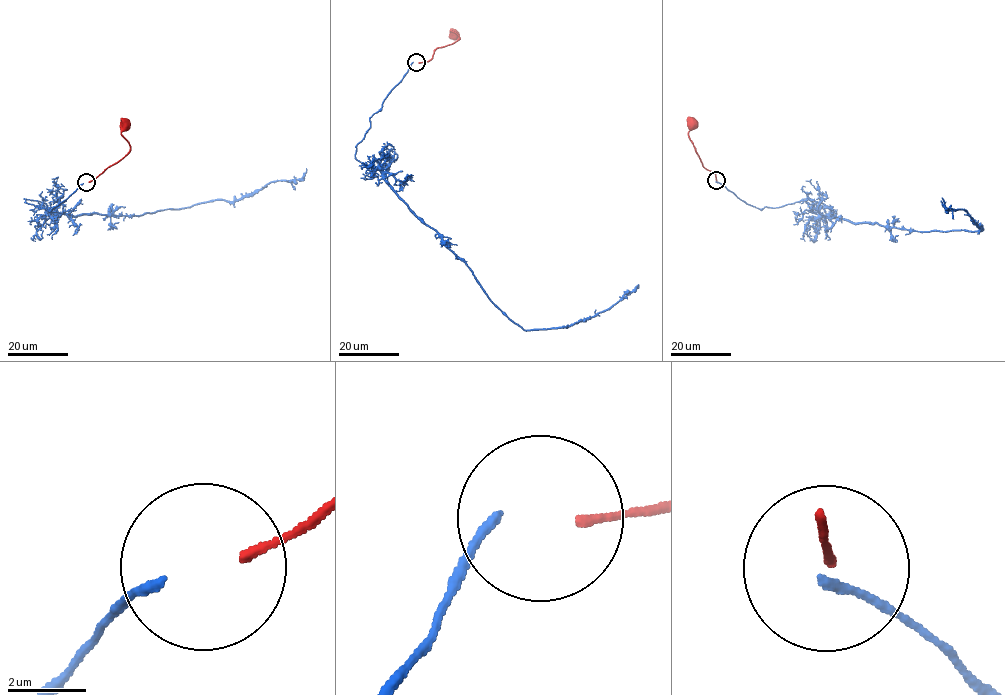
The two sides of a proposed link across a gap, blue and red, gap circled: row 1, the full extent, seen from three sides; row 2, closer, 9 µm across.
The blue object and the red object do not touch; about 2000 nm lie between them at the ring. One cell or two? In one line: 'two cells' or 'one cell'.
two cells

